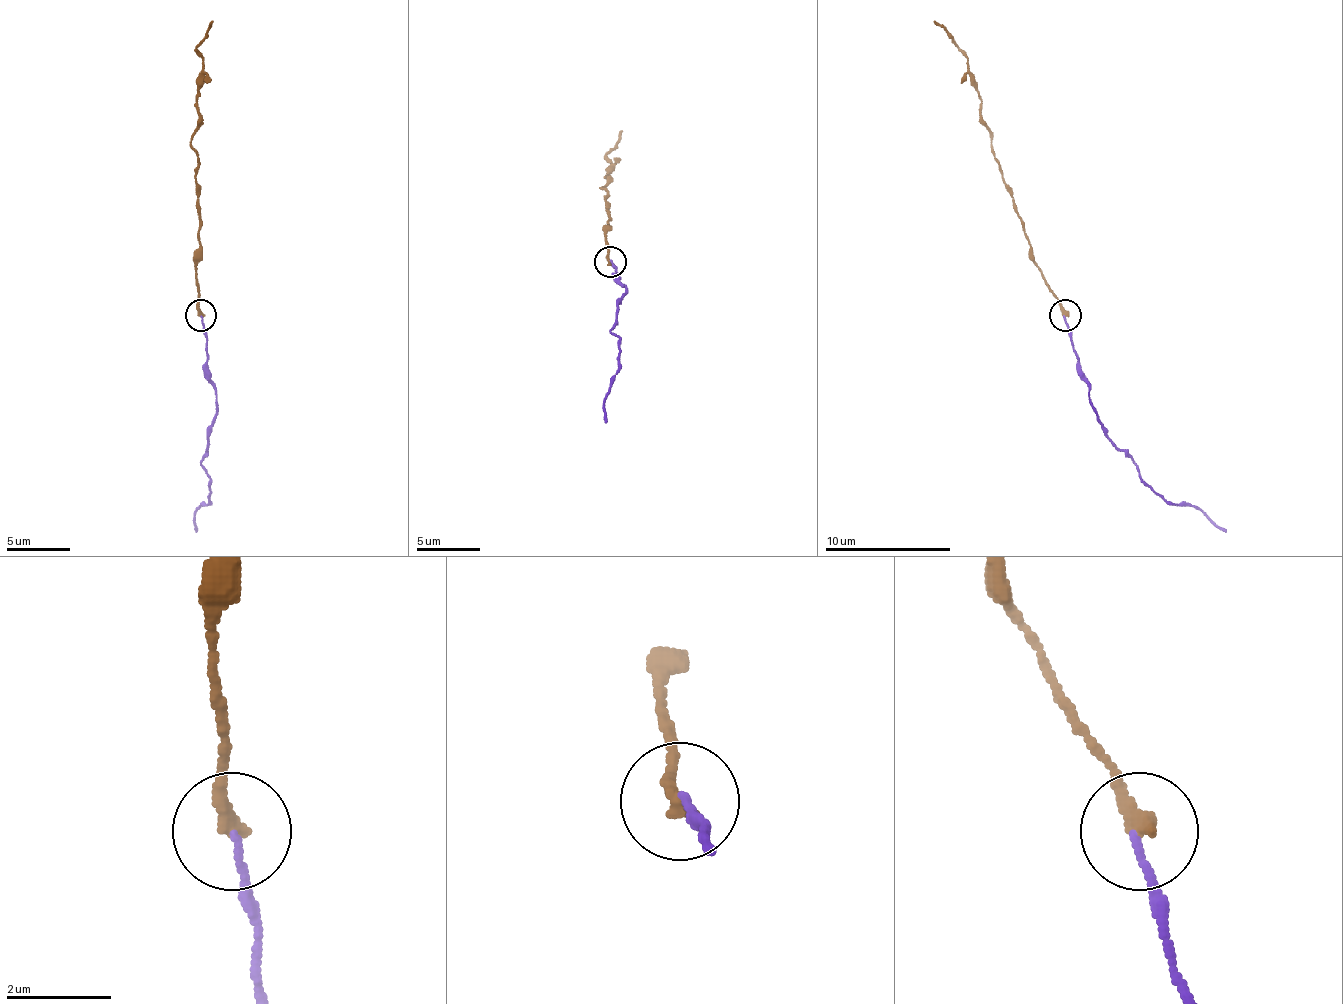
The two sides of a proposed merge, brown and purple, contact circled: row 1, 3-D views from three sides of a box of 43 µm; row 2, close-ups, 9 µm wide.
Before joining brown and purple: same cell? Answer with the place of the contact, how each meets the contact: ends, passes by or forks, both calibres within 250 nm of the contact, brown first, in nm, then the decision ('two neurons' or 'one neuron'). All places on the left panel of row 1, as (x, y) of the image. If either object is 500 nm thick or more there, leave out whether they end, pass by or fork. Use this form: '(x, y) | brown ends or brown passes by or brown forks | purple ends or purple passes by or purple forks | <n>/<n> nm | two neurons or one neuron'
(200, 315) | brown ends | purple ends | 300/110 nm | one neuron

